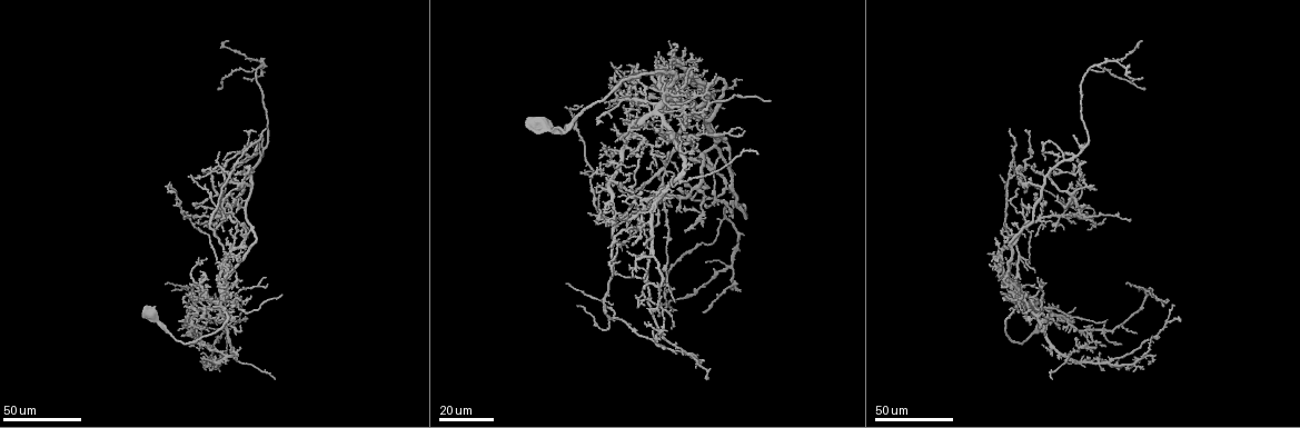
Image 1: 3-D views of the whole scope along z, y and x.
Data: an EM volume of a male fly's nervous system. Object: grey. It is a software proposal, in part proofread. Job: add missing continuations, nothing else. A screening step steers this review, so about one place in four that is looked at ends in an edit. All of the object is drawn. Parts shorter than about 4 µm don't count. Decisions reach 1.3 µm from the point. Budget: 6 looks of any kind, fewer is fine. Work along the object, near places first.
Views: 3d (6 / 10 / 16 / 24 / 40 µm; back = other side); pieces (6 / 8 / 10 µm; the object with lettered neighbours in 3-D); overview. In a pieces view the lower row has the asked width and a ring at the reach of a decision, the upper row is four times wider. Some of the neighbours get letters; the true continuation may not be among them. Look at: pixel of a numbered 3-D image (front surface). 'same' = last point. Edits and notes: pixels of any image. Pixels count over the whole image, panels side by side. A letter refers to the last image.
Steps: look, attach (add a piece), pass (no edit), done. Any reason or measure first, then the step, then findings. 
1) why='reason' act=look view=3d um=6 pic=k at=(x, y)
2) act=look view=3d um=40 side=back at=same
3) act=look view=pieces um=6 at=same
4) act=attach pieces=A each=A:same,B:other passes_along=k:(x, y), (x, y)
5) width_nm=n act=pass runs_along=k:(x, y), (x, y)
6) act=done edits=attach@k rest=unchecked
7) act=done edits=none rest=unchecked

why='branch stops here' act=look view=3d um=40 pic=1 at=(1131, 73)

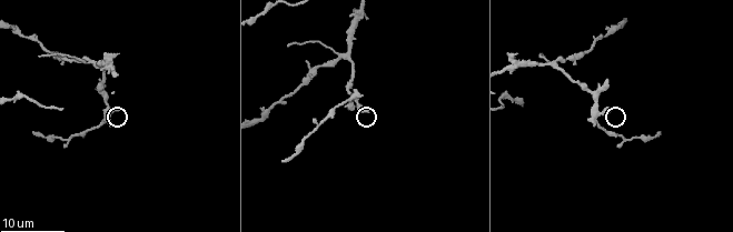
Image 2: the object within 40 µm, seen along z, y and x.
why='see the neighbours' act=look view=pieces um=10 pic=2 at=(117, 109)

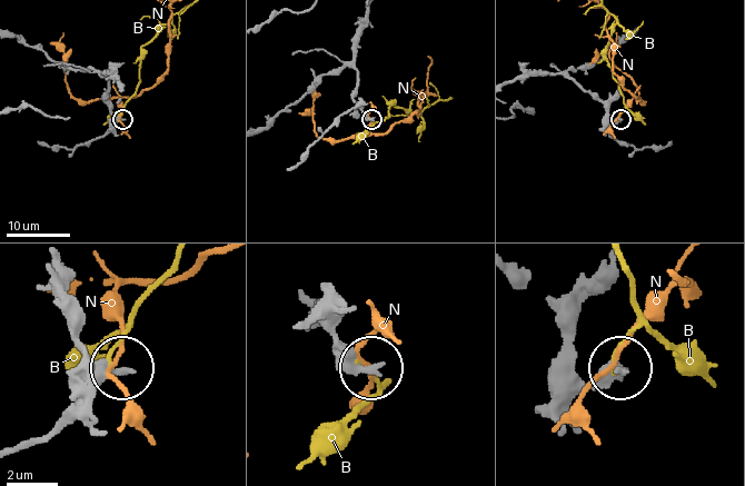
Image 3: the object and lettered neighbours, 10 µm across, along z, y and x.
act=pass each=B:other,N:other runs_along=3:(359, 36), (355, 49), (354, 99), (370, 118) found='none of them fits'

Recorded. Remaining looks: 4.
why='tapers out' act=look view=3d um=40 pic=1 at=(214, 293)

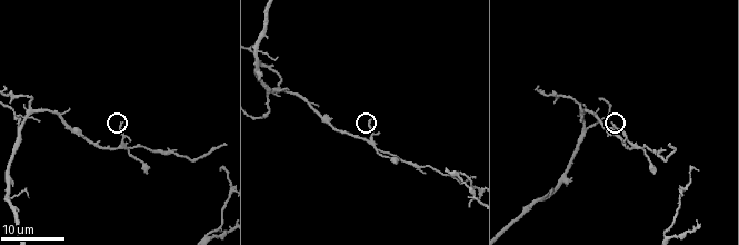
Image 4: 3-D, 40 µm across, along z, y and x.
act=look view=pieces um=8 pic=4 at=(121, 121)

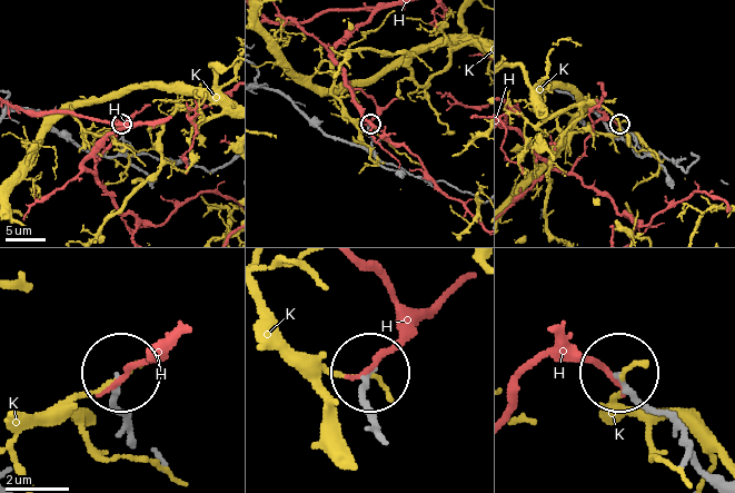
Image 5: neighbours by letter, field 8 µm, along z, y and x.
act=pass each=H:other,K:other runs_along=5:(125, 426), (117, 373) found='no lettered piece goes on from it'

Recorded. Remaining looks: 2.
why='branch stops here' act=look view=3d um=40 pic=1 at=(1072, 133)

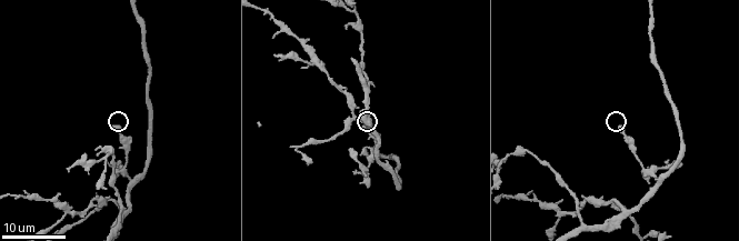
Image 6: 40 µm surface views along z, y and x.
act=look view=pieces um=10 pic=6 at=(113, 127)

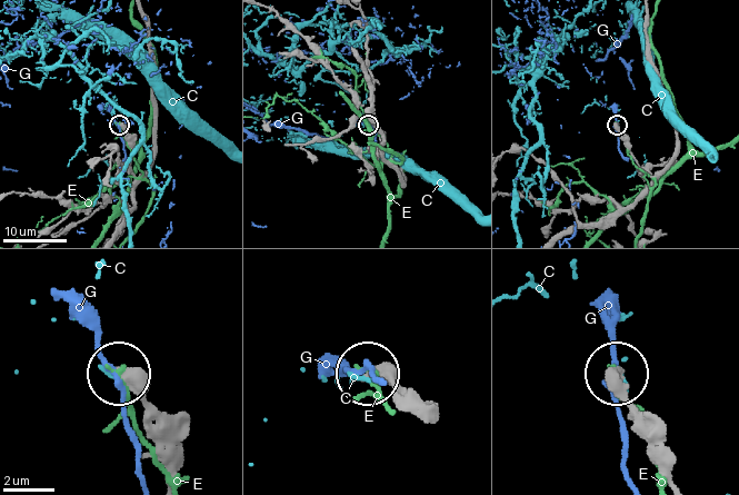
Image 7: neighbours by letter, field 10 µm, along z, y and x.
act=pass each=C:other,E:other,G:other found='none of them fits'

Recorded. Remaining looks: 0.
act=done edits=none rest=unchecked

